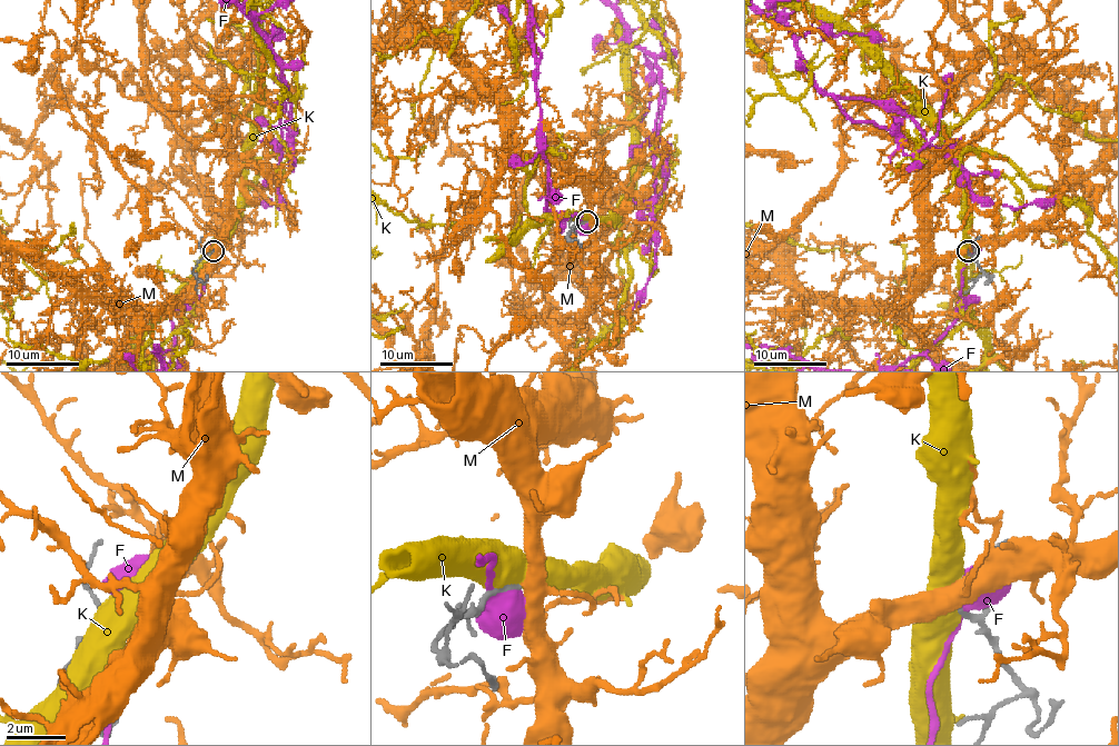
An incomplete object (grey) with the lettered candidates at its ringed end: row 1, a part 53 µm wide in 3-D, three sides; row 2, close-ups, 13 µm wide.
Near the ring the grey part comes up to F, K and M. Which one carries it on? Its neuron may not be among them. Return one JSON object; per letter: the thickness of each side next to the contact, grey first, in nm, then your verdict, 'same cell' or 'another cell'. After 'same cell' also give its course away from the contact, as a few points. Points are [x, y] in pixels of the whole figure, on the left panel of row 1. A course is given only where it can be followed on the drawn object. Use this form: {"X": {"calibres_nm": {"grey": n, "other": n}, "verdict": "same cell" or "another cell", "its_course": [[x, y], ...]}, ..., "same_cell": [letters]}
{"F": {"calibres_nm": {"grey": 160, "other": 500}, "verdict": "another cell"}, "K": {"calibres_nm": {"grey": 200, "other": 800}, "verdict": "another cell"}, "M": {"calibres_nm": {"grey": 180, "other": 400}, "verdict": "same cell"}, "same_cell": ["M"]}

